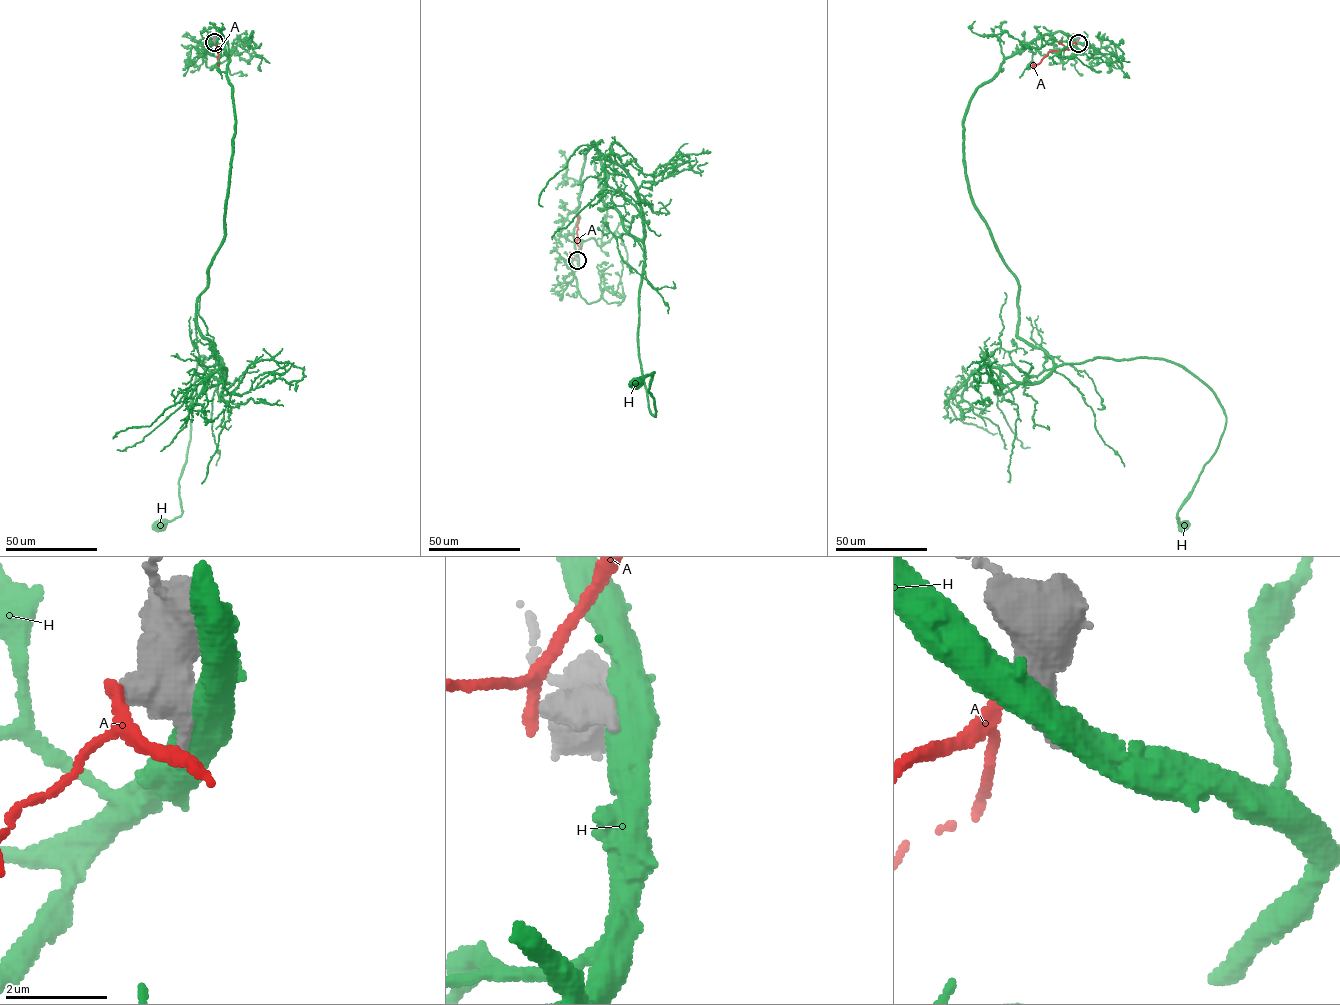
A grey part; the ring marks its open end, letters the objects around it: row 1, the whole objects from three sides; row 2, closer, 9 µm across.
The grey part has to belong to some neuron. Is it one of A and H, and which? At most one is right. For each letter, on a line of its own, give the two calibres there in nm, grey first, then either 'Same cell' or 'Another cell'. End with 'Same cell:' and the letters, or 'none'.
A: Thickness 650 nm (grey) against 280 nm. Another cell
H: Thickness 700 nm (grey) against 550 nm. Another cell
Same cell: none

